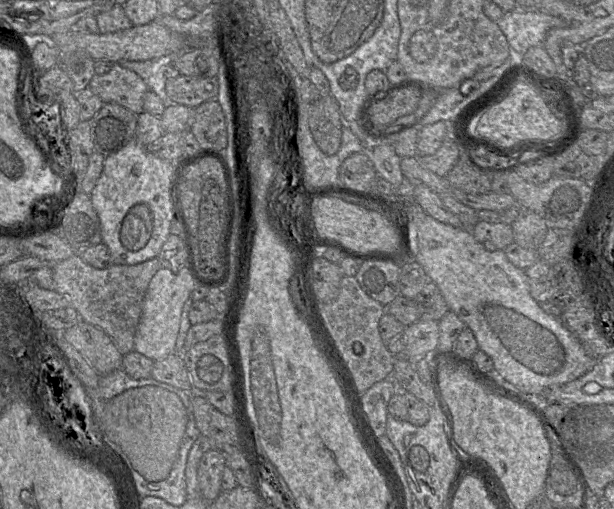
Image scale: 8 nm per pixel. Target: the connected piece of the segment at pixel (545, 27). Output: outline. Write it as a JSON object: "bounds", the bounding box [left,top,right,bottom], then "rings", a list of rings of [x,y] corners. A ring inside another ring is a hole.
{"bounds":[496,7,567,57],"rings":[[[517,7],[505,12],[496,23],[516,57],[522,57],[531,47],[543,47],[550,29],[567,26],[567,22],[562,18],[543,13],[538,9]]]}

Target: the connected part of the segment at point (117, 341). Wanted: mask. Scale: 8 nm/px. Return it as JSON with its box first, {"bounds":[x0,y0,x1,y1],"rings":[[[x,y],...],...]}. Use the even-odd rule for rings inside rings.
{"bounds":[52,253,161,355],"rings":[[[78,253],[52,265],[54,290],[69,299],[80,320],[102,329],[122,355],[134,350],[134,335],[148,285],[161,268],[158,258],[134,265],[113,264],[97,269],[87,264]]]}

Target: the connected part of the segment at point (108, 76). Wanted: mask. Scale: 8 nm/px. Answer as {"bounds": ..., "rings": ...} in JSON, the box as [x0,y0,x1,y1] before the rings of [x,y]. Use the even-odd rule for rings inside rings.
{"bounds":[88,63,148,114],"rings":[[[114,63],[109,72],[95,74],[88,87],[103,103],[117,103],[135,114],[143,112],[144,94],[148,87],[134,71]]]}

